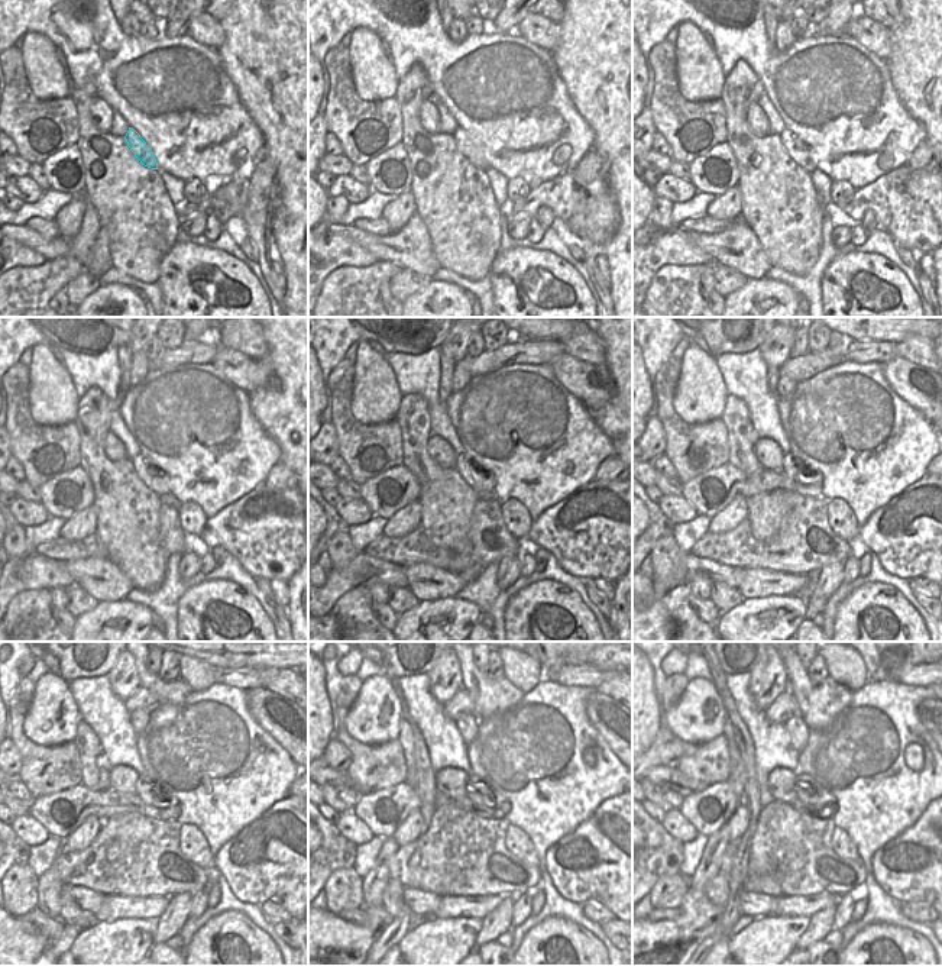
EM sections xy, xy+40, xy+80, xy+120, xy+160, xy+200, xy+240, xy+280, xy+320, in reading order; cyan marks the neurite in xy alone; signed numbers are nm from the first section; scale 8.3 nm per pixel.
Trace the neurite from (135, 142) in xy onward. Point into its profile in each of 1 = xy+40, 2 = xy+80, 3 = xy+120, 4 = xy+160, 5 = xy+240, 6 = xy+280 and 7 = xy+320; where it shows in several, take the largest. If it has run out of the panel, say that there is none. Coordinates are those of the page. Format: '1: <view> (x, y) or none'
1: xy+40 (465, 145)
2: xy+80 (798, 151)
3: xy+120 (154, 478)
4: xy+160 (478, 478)
5: xy+240 (149, 791)
6: xy+280 (489, 797)
7: xy+320 (813, 794)

